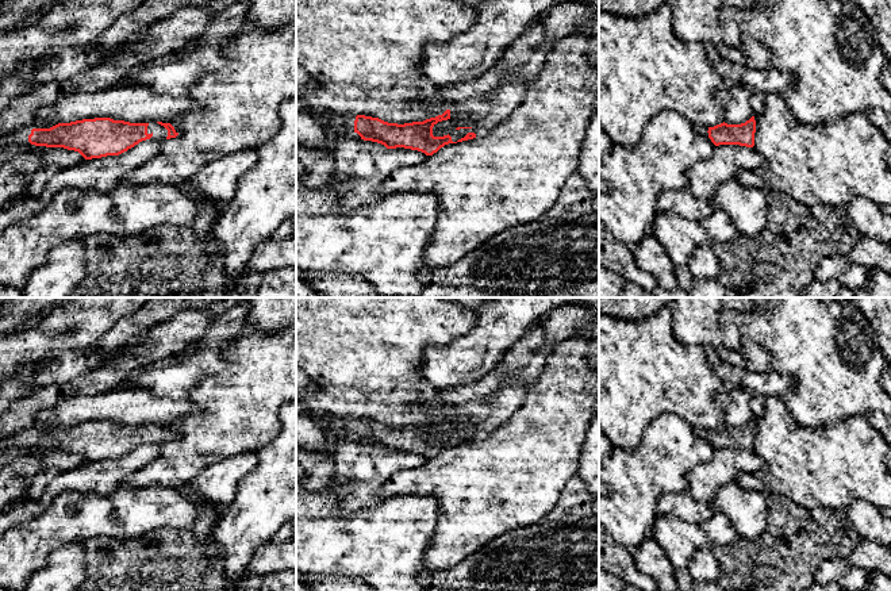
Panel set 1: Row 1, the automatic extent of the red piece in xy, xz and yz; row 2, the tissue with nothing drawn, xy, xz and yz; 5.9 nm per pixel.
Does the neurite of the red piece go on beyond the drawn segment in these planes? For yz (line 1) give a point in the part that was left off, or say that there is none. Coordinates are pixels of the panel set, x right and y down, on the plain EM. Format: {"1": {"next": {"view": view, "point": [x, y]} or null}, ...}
{"1": {"next": {"view": "yz", "point": [701, 432]}}}

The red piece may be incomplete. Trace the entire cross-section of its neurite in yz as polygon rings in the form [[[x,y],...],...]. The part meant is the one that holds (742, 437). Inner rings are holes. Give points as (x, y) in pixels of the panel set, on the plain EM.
[[[752,419],[749,423],[741,427],[727,427],[721,426],[714,430],[707,430],[704,427],[694,429],[696,435],[704,438],[708,437],[708,441],[715,449],[719,448],[740,448],[746,450],[754,449],[754,435],[756,435],[756,423]]]

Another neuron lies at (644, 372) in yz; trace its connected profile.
[[[669,306],[640,321],[599,314],[599,429],[612,448],[635,449],[648,425],[663,414],[673,414],[692,429],[725,425],[725,410],[717,400],[723,383],[710,365],[707,350],[676,339]]]

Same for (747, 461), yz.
[[[719,448],[713,457],[687,472],[688,494],[699,502],[714,502],[717,491],[741,473],[757,473],[765,463],[753,450]]]

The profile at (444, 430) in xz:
[[[464,418],[458,422],[448,422],[438,425],[433,430],[433,438],[434,440],[443,440],[448,437],[450,438],[450,435],[457,430],[472,430],[477,422],[479,422],[477,418]]]

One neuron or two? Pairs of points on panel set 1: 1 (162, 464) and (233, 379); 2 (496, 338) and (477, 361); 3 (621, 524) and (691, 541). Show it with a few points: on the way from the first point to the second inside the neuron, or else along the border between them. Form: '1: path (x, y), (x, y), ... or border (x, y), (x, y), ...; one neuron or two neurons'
1: path (185, 446), (230, 402); one neuron
2: path (490, 342), (477, 355); one neuron
3: border (655, 518), (649, 532); two neurons

